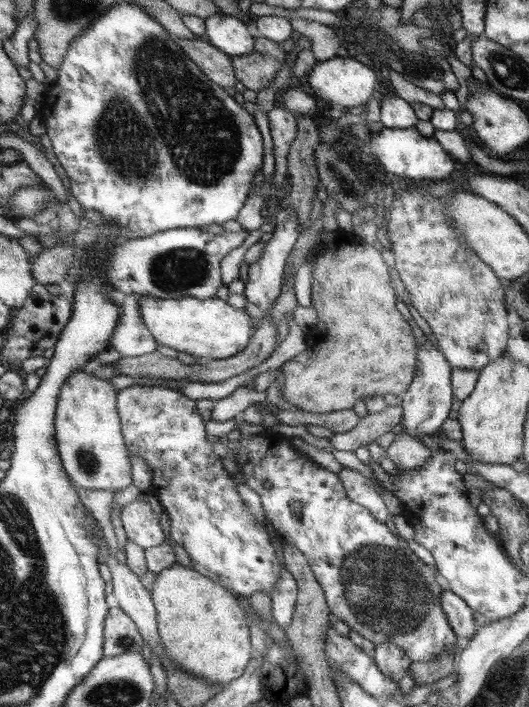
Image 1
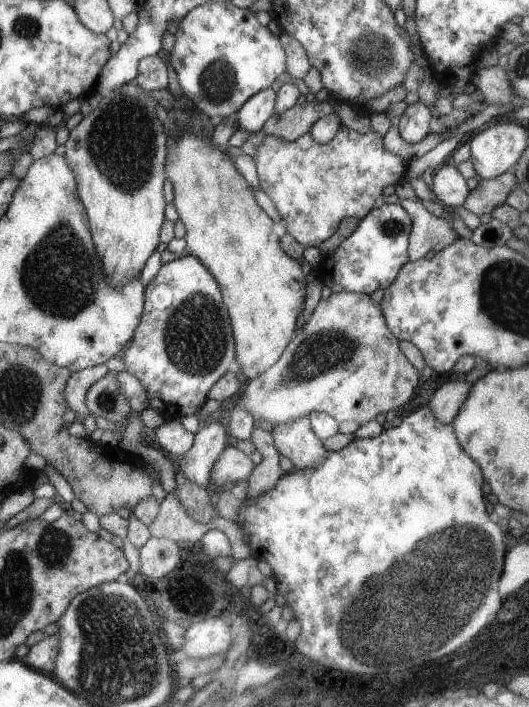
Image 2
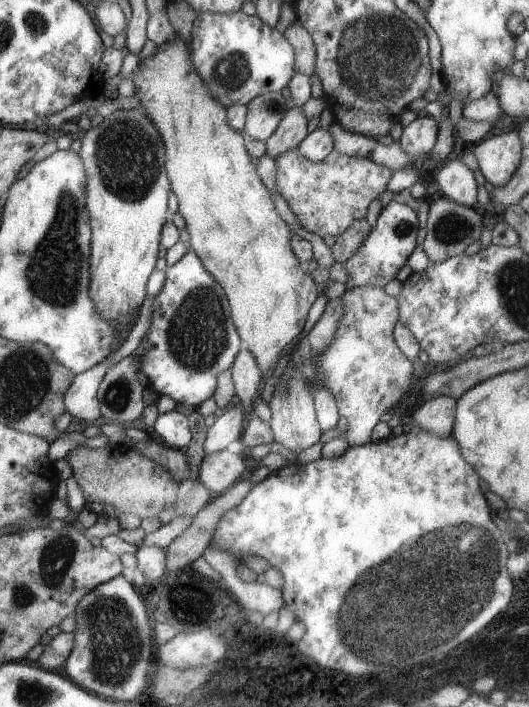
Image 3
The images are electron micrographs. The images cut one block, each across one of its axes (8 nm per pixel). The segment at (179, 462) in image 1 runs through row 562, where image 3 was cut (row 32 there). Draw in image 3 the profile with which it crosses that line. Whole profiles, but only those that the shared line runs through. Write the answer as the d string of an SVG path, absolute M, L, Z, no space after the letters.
M242 11L235 13L209 13L199 12L195 19L191 32L189 48L193 58L193 65L196 72L205 80L209 91L226 108L237 105L247 105L258 95L269 93L280 93L284 90L292 74L294 74L294 47L290 44L285 34L280 34L276 27L272 28L264 23L257 15L242 14Z

